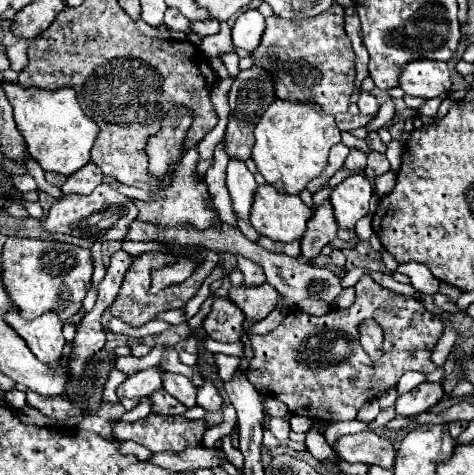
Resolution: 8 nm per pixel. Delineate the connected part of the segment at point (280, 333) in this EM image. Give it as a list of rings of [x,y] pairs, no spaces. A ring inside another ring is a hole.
[[[362,276],[362,278],[356,282],[356,302],[354,302],[350,308],[346,308],[346,310],[334,308],[332,312],[328,312],[328,314],[324,314],[324,316],[312,316],[312,314],[302,312],[302,310],[292,310],[292,312],[286,314],[286,318],[282,320],[282,324],[280,324],[276,330],[272,330],[270,334],[250,336],[250,346],[252,346],[254,356],[252,356],[250,366],[248,366],[248,380],[250,380],[250,384],[252,384],[256,390],[266,388],[266,390],[274,392],[274,396],[276,396],[278,400],[282,400],[282,402],[290,408],[292,414],[308,416],[308,418],[312,418],[312,420],[322,420],[322,422],[354,420],[356,414],[358,414],[358,410],[360,410],[360,406],[362,406],[364,402],[376,398],[378,392],[382,392],[382,390],[386,390],[386,388],[390,388],[390,386],[396,386],[404,372],[408,372],[408,370],[418,370],[418,372],[430,374],[430,372],[436,368],[434,362],[432,362],[432,358],[430,358],[430,356],[432,356],[432,348],[438,344],[438,340],[442,338],[442,334],[444,334],[444,322],[442,322],[440,318],[436,318],[432,312],[428,312],[428,310],[422,306],[422,302],[418,302],[418,300],[414,300],[414,298],[406,298],[406,296],[396,294],[396,292],[392,292],[392,290],[386,290],[386,288],[378,286],[370,276]],[[364,318],[376,318],[376,322],[378,322],[378,324],[382,326],[382,330],[384,330],[384,356],[382,356],[378,362],[372,362],[372,360],[368,358],[368,354],[364,352],[364,348],[360,346],[360,340],[358,340],[358,324],[360,324]]]

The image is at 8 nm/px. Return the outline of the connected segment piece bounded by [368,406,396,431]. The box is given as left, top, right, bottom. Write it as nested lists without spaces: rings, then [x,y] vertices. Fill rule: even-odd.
[[[392,406],[392,408],[387,408],[386,410],[381,409],[376,419],[370,423],[370,426],[368,426],[368,430],[373,431],[378,427],[385,426],[389,421],[394,419],[395,416],[394,406]]]

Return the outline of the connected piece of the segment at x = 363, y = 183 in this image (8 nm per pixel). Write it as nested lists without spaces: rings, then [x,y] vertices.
[[[364,172],[360,174],[352,174],[348,176],[346,180],[342,180],[336,188],[332,188],[330,192],[330,204],[334,208],[334,216],[336,216],[336,222],[340,228],[354,228],[354,224],[368,214],[368,202],[372,198],[372,184],[370,180],[366,178]]]

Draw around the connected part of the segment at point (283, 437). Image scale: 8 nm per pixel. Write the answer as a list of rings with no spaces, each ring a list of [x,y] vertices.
[[[273,417],[268,424],[269,430],[272,434],[281,442],[288,443],[290,438],[288,437],[291,432],[290,423],[285,422],[282,418]]]

